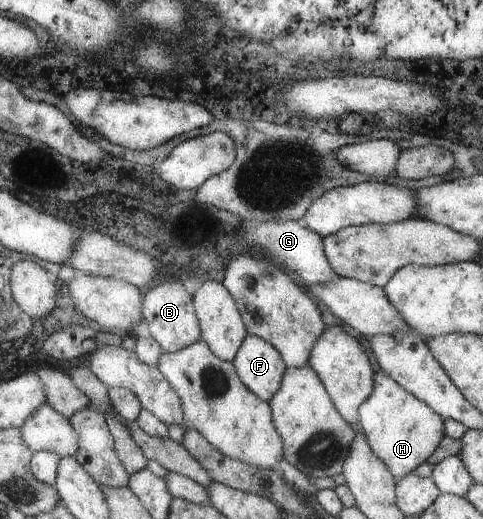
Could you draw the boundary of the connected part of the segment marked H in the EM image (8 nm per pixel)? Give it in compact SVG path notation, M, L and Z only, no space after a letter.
M379 370L372 376L372 392L358 406L357 428L365 437L371 452L385 465L389 474L398 479L408 475L425 462L445 436L443 419L427 404L420 402Z

